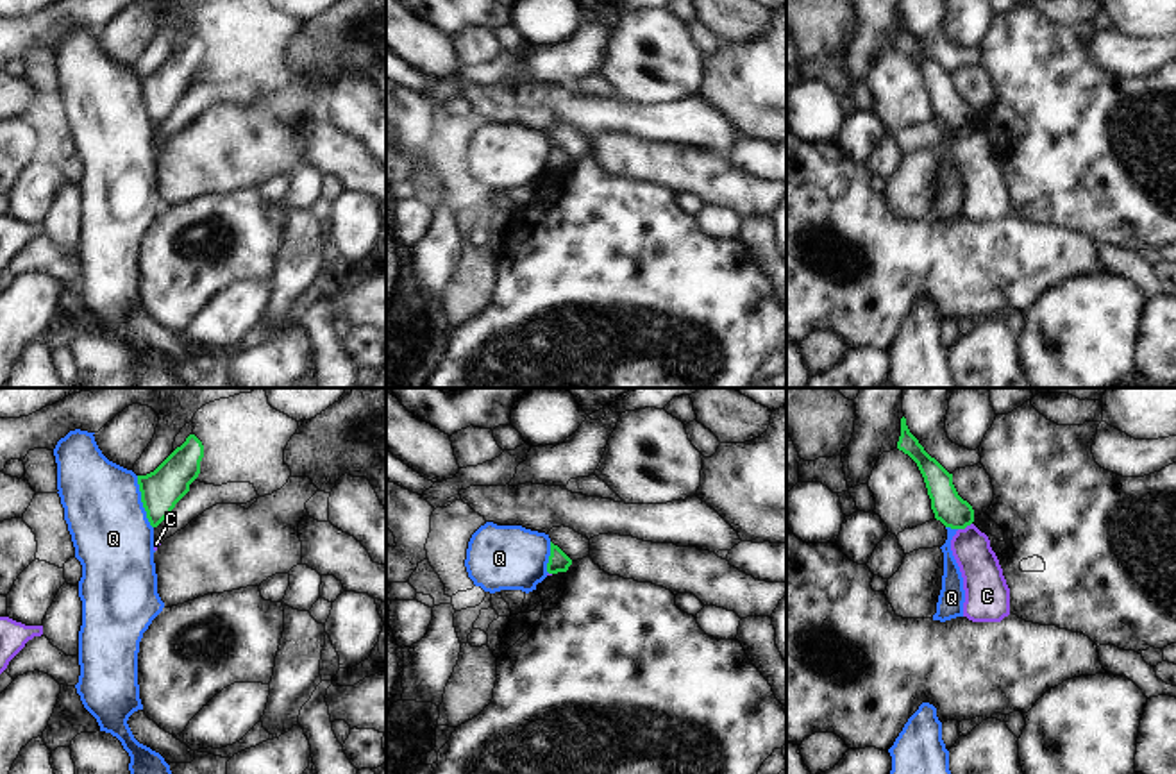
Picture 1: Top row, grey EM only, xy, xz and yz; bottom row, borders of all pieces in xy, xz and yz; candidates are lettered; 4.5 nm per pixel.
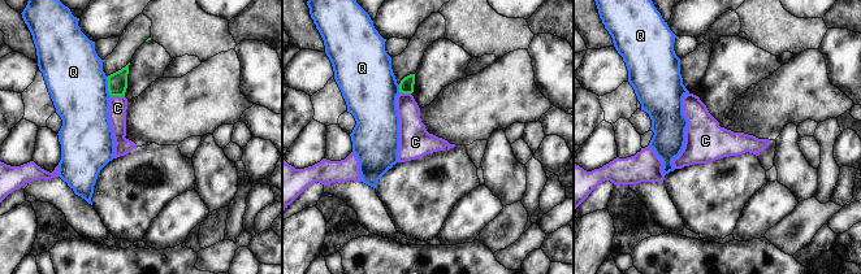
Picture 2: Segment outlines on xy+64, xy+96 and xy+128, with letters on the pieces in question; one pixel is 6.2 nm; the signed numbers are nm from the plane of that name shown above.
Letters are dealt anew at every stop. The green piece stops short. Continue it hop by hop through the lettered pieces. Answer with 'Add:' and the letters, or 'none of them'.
Add: none of them.

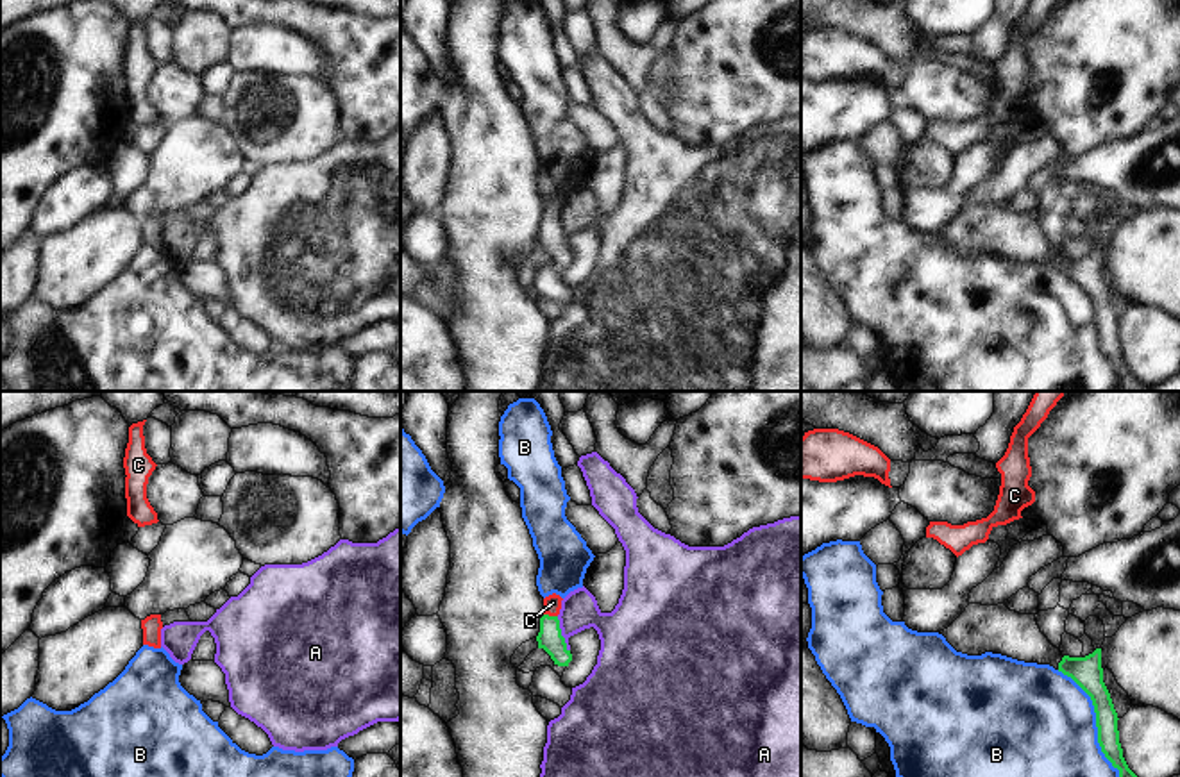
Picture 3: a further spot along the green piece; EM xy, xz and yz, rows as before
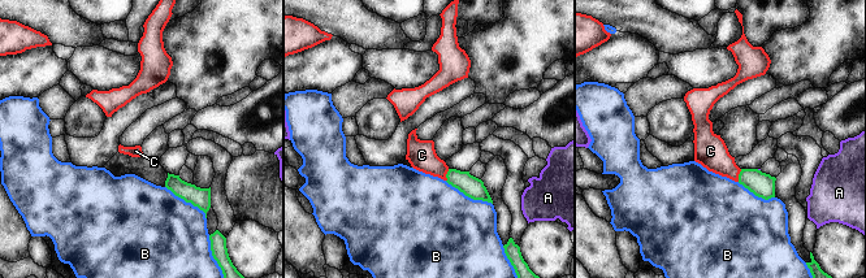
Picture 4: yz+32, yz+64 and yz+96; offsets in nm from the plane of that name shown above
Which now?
Add: C.

